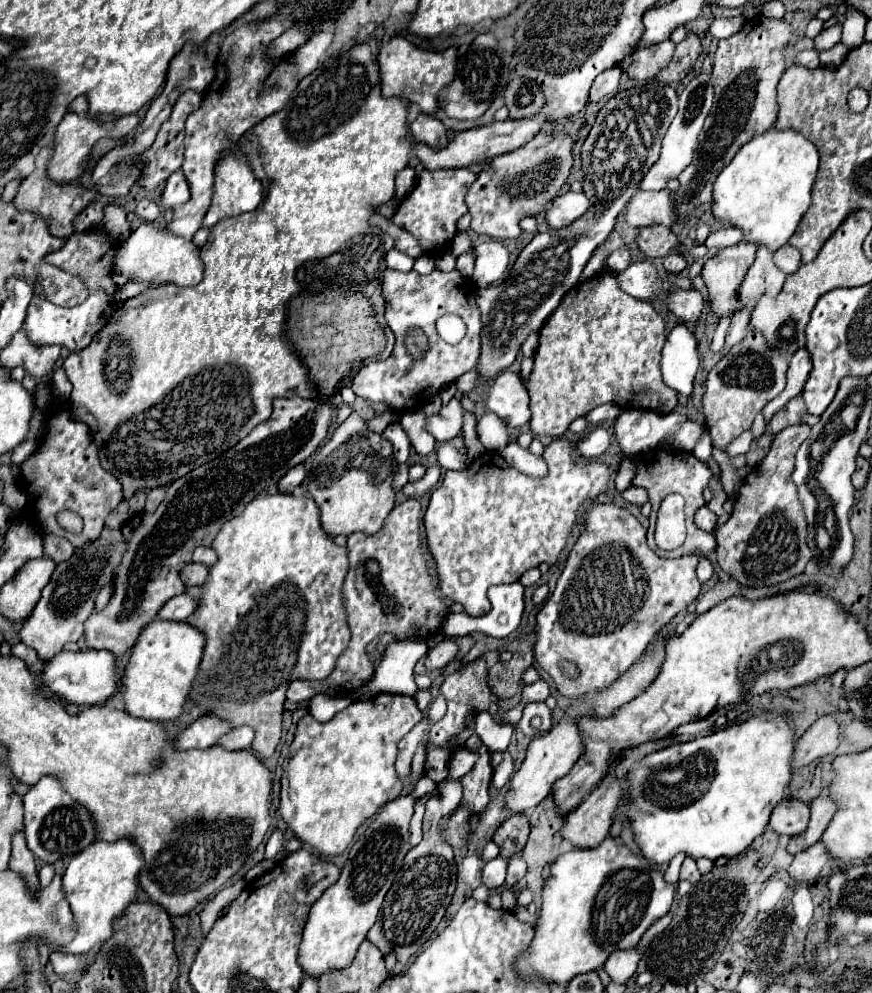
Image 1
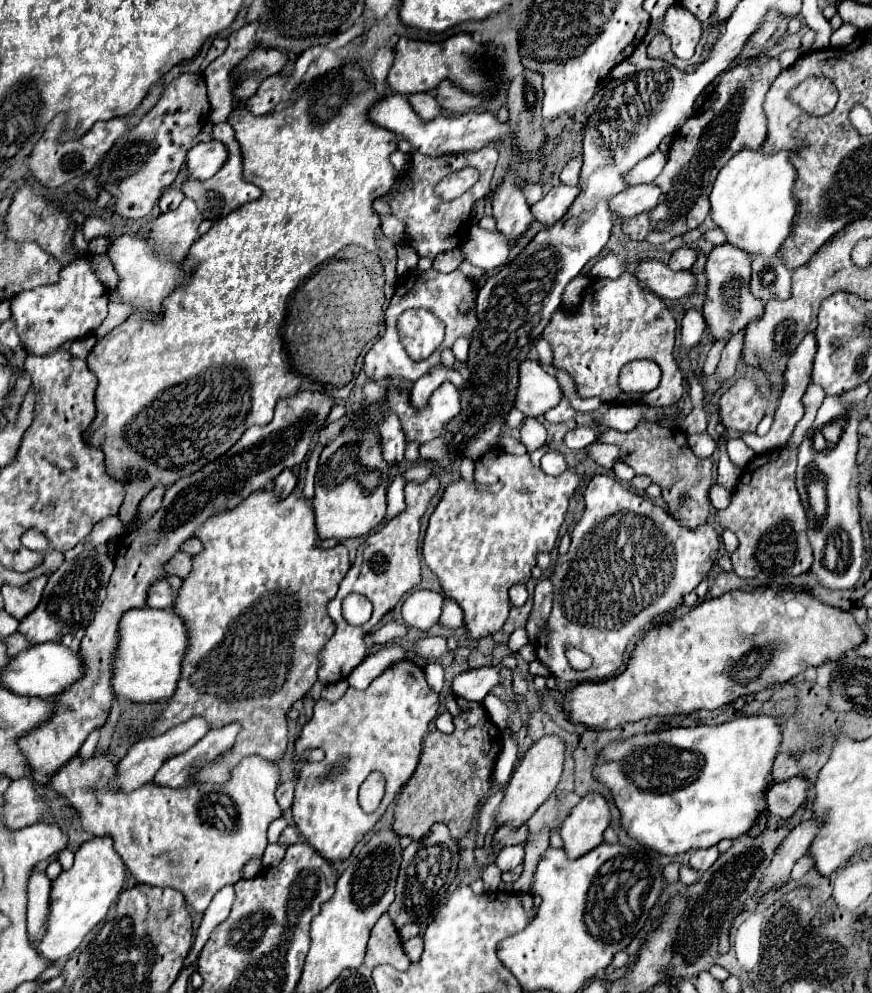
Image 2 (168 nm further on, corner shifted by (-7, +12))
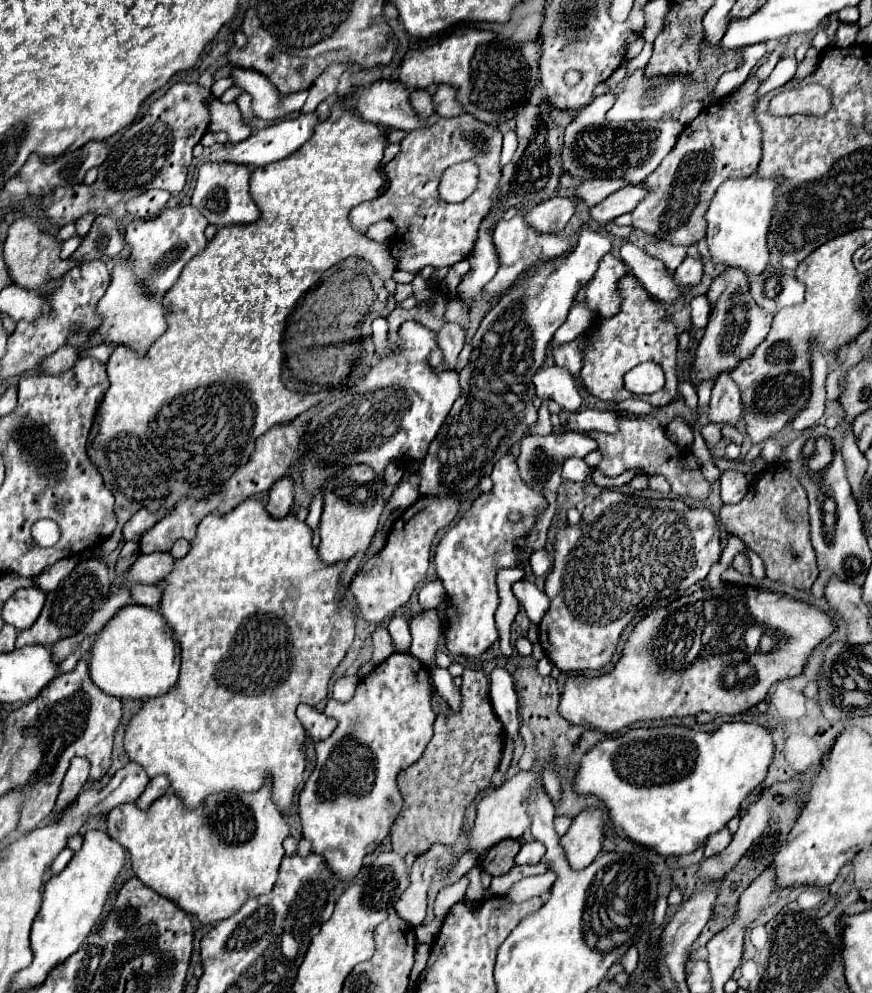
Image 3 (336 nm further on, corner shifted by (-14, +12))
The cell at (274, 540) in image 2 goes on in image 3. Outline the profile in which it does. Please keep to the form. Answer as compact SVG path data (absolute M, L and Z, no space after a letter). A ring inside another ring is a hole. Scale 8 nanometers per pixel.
M251 497L237 505L231 513L227 515L207 515L199 527L197 527L197 537L191 541L189 553L175 563L175 567L169 571L165 577L165 589L161 595L161 605L159 613L163 619L169 623L169 627L175 631L175 637L181 647L181 673L179 679L173 687L173 691L167 691L167 695L147 699L141 707L141 711L127 723L125 731L125 751L131 761L139 763L149 777L157 775L167 775L171 781L171 787L175 789L175 795L183 801L187 809L195 809L205 803L205 799L213 793L219 791L243 791L243 793L253 793L263 787L265 781L271 781L271 791L273 791L273 801L275 805L283 811L283 815L289 815L293 809L293 795L297 785L303 779L305 771L305 743L307 743L307 731L303 729L301 721L295 717L295 709L299 703L305 705L317 705L327 697L329 689L329 679L335 671L335 667L341 663L345 657L347 649L353 643L353 633L355 633L355 619L351 615L351 603L347 599L339 601L337 599L337 583L339 577L345 569L345 563L335 563L335 565L323 565L317 549L311 545L313 531L305 521L297 521L295 515L287 515L283 519L273 519L267 511L261 499Z

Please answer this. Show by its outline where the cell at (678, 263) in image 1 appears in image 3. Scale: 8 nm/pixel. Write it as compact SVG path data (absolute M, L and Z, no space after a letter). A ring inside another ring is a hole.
M683 259L683 263L677 267L673 279L679 283L679 287L693 287L703 277L703 261L701 259Z

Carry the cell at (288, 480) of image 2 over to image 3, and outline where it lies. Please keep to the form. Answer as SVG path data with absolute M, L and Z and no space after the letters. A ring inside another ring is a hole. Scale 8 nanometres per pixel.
M283 477L269 491L267 513L275 519L281 519L291 511L291 503L293 503L293 481L289 477Z

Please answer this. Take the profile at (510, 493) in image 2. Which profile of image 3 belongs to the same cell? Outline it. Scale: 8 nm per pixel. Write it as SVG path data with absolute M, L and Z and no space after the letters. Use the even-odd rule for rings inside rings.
M511 453L495 463L491 479L493 491L479 495L473 507L457 521L457 525L447 529L445 537L435 549L437 575L445 585L447 601L459 611L455 619L445 623L443 643L451 653L463 657L479 657L499 639L493 619L499 605L495 585L497 571L501 567L519 565L519 545L515 541L523 539L533 529L535 519L547 509L547 501L523 483L517 469L517 459ZM511 511L519 511L523 519L519 523L511 523Z

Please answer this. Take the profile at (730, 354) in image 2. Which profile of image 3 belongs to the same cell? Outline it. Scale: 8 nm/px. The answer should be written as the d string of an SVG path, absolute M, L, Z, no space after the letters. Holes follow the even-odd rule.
M723 373L723 375L719 375L719 379L713 387L713 395L711 395L711 403L709 403L709 421L717 423L721 427L723 425L735 427L739 417L741 417L739 389L731 381L729 373Z

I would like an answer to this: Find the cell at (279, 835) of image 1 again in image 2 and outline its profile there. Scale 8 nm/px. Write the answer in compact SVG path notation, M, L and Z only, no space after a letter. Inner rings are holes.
M278 843L269 844L266 847L266 851L264 851L264 859L262 859L262 863L264 863L264 867L274 867L280 859L283 859L287 846L280 845Z

